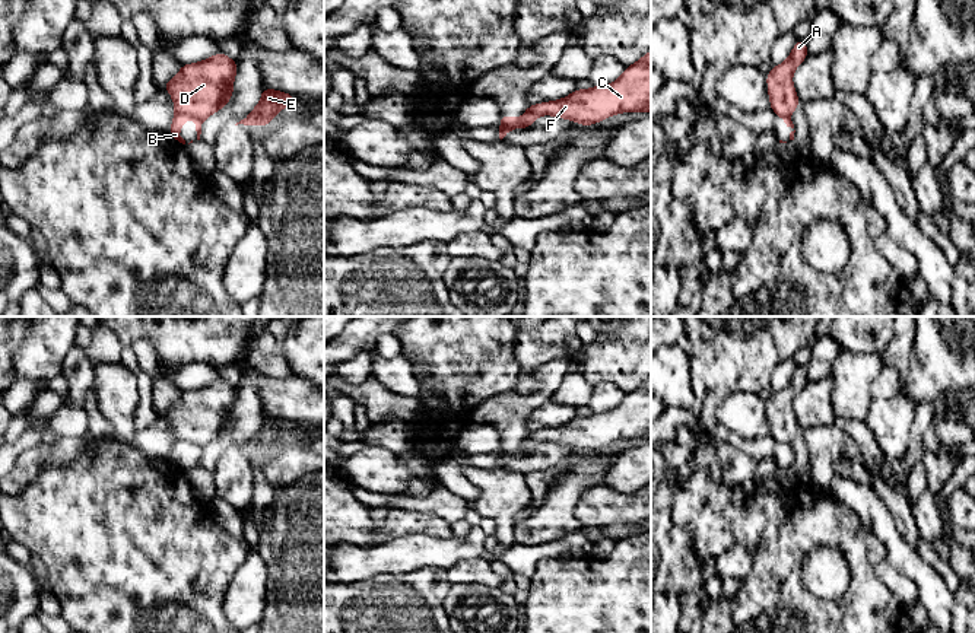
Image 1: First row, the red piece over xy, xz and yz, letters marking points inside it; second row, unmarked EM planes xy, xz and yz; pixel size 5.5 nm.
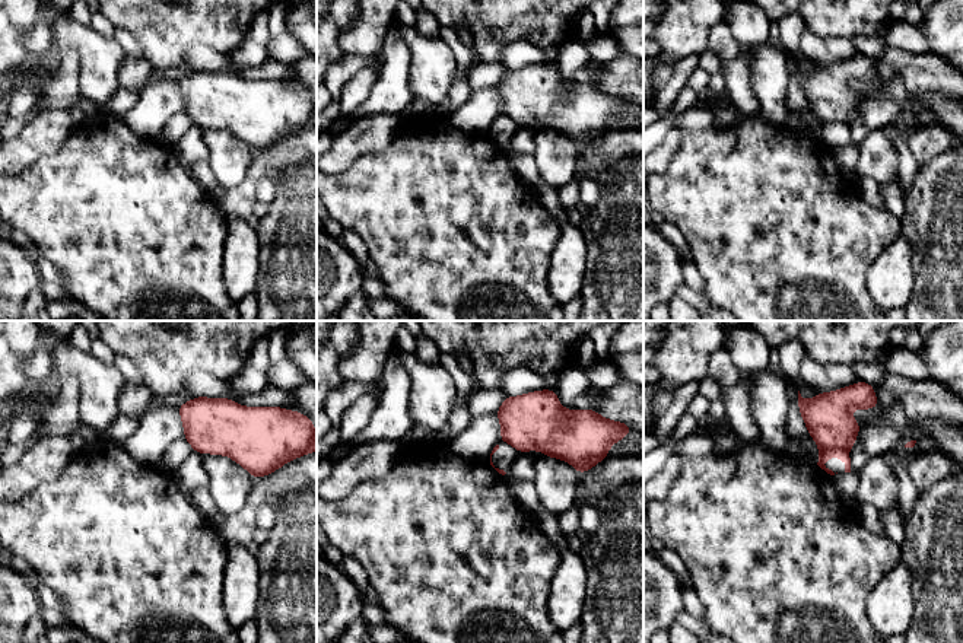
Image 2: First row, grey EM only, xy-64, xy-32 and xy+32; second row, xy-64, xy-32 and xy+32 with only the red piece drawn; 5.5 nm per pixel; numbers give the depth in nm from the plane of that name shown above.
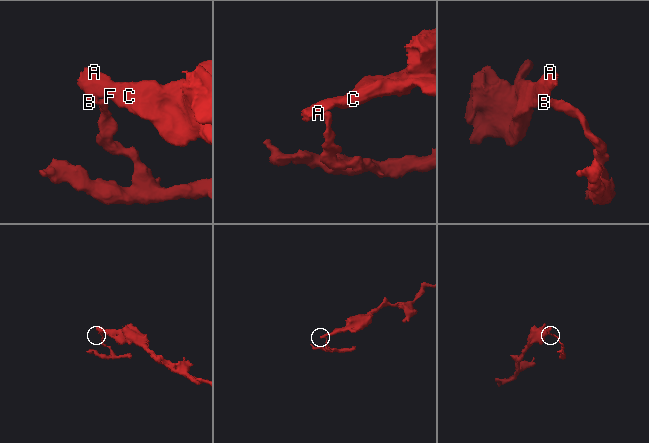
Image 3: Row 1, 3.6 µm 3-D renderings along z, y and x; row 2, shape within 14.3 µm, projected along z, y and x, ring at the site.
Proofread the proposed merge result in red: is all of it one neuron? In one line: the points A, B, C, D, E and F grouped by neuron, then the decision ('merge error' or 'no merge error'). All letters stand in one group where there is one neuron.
A C D E F / B | merge error

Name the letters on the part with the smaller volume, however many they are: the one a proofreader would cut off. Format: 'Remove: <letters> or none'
Remove: B

